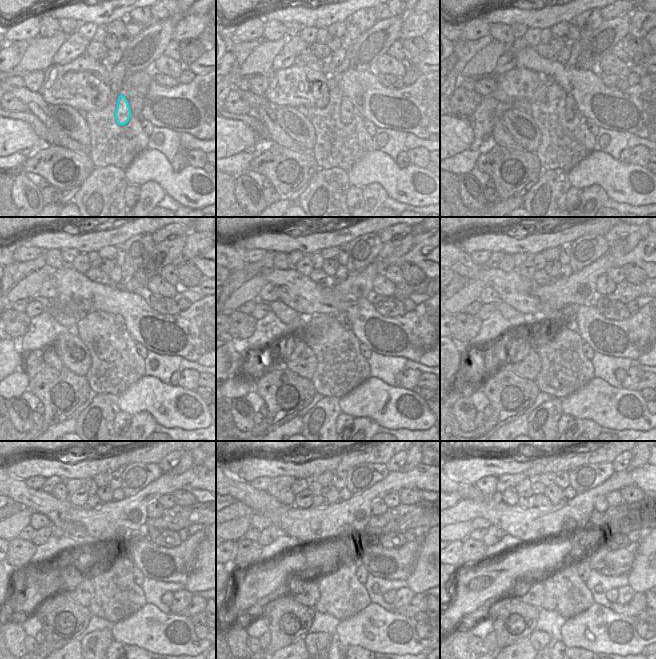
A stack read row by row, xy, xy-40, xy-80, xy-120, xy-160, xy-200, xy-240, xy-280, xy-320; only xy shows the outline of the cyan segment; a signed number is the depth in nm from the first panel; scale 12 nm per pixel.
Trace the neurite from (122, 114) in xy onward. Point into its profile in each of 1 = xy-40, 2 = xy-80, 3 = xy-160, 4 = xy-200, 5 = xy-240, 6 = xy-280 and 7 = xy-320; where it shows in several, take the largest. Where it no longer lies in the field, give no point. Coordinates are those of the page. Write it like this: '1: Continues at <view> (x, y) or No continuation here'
1: Continues at xy-40 (347, 110)
2: Continues at xy-80 (570, 108)
3: Continues at xy-160 (342, 318)
4: Continues at xy-200 (568, 314)
5: Continues at xy-240 (121, 536)
6: Continues at xy-280 (345, 531)
7: Continues at xy-320 (569, 528).

